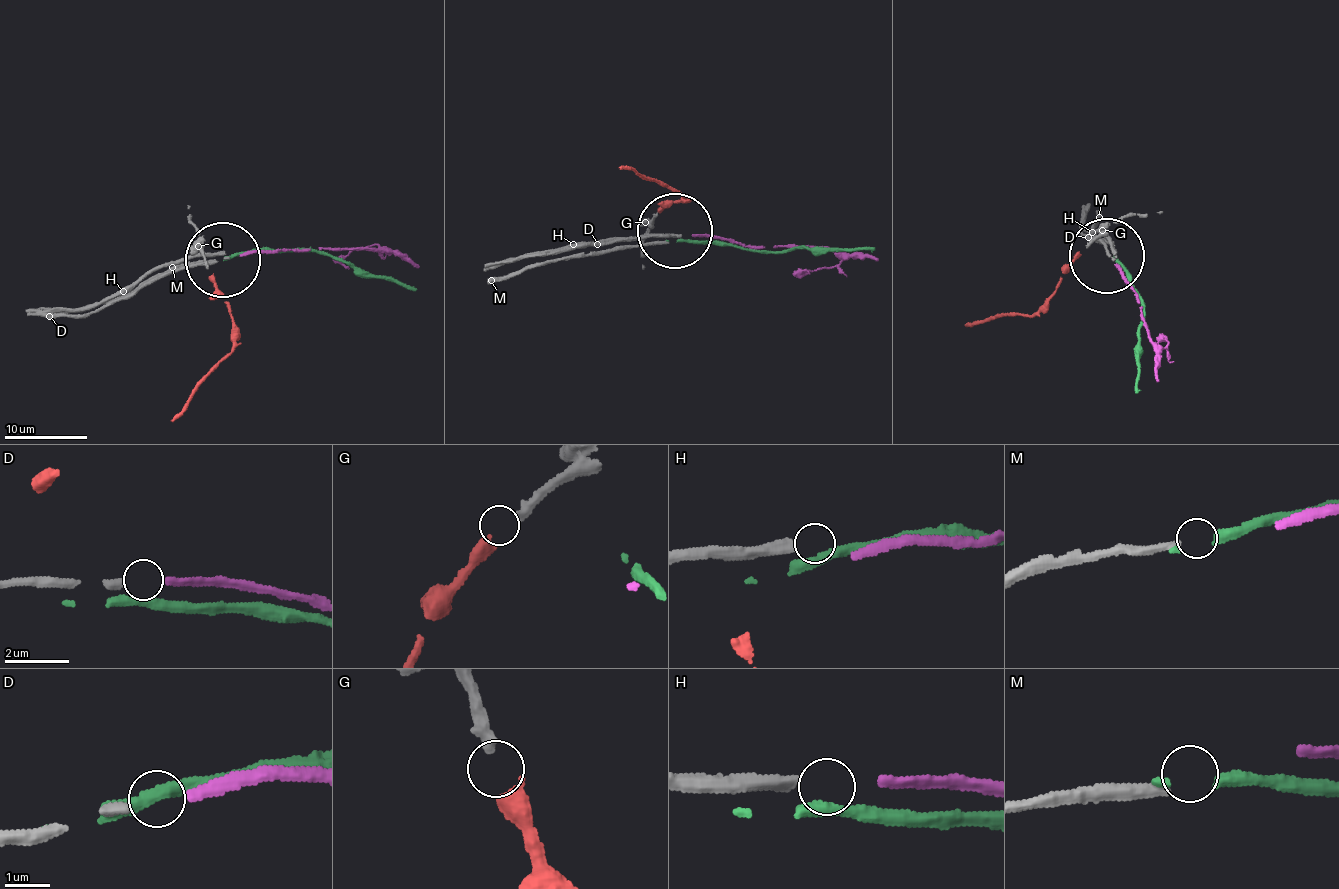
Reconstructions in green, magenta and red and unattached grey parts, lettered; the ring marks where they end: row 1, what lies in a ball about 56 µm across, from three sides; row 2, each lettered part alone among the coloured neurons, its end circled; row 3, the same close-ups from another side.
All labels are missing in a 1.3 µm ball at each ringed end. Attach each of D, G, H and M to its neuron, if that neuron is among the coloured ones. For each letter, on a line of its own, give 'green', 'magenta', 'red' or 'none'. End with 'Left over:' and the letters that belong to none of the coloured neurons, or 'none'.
D: magenta
G: red
H: none
M: green
Left over: H

